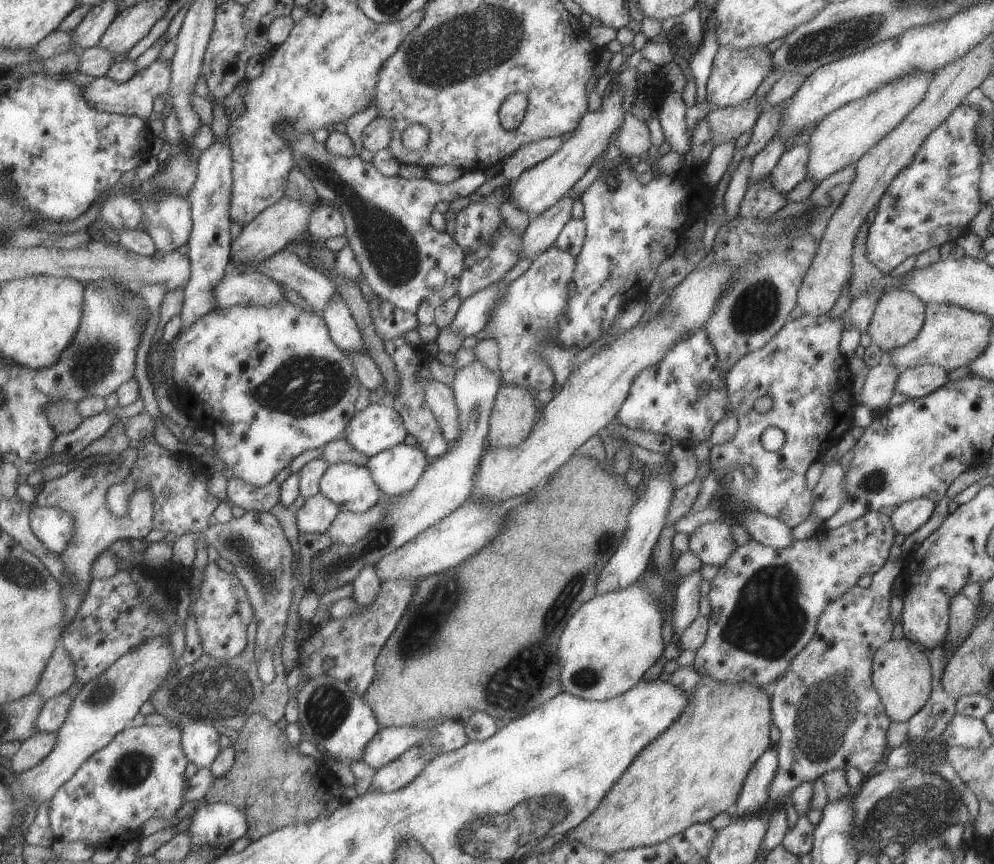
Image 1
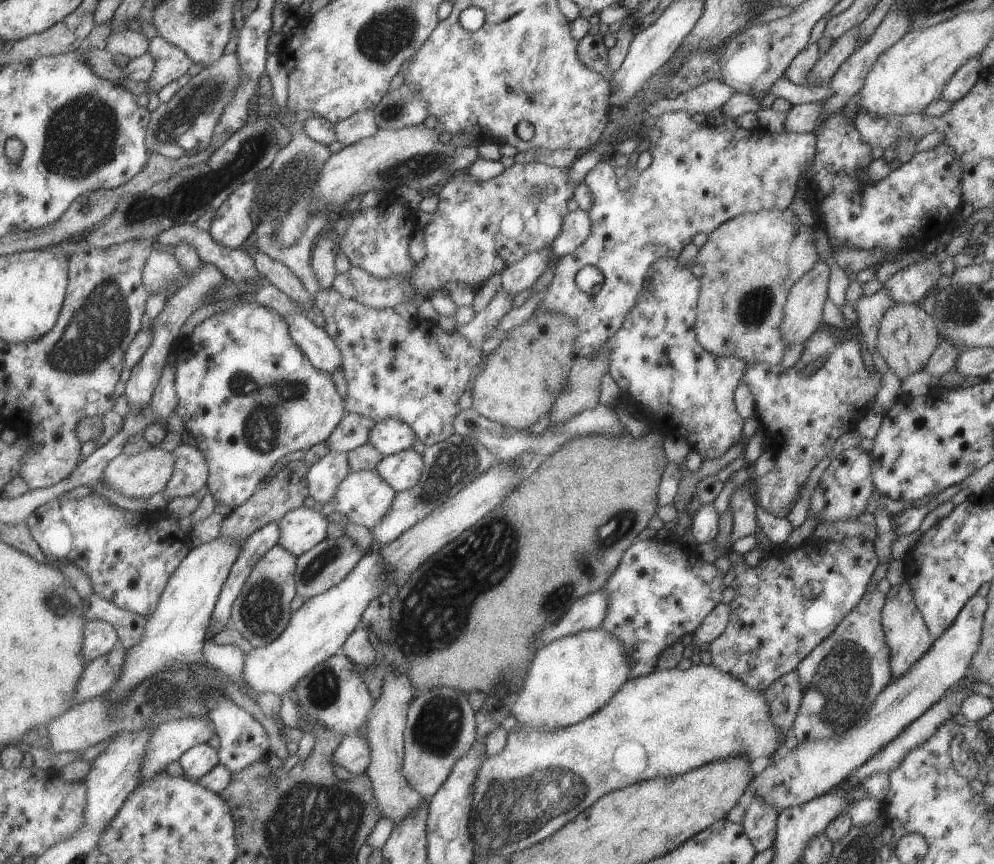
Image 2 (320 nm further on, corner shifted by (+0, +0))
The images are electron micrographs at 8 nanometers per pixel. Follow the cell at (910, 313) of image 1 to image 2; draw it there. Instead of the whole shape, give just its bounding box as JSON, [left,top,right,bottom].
[876,303,939,382]

